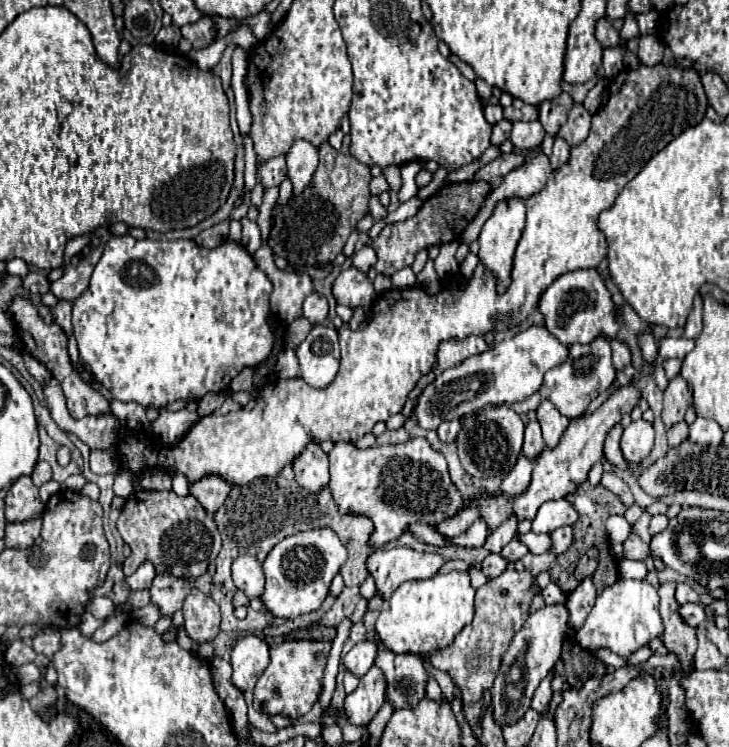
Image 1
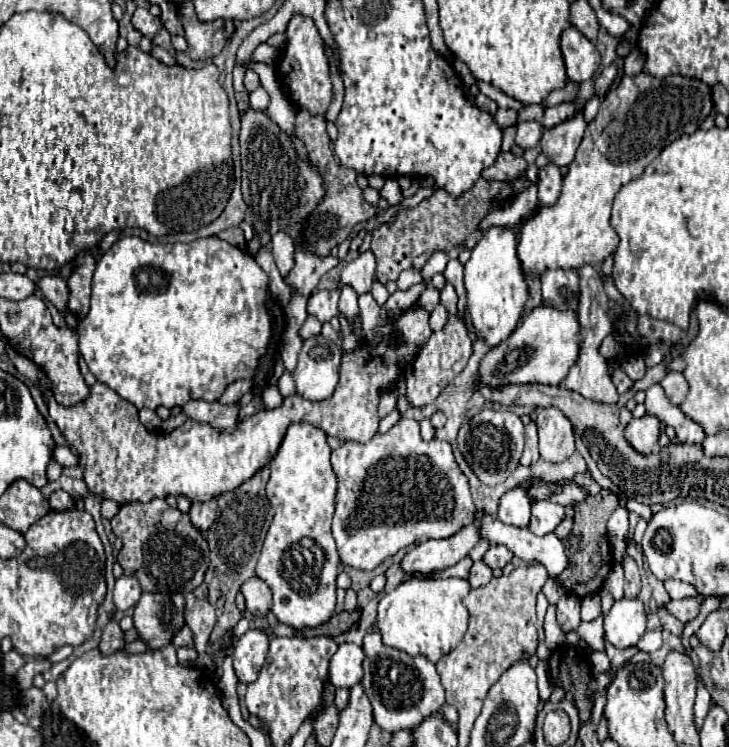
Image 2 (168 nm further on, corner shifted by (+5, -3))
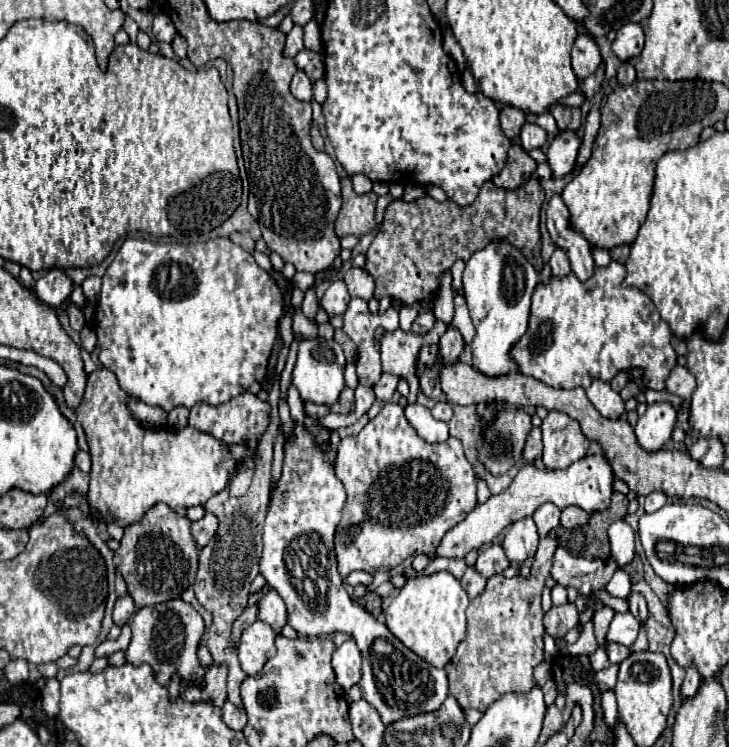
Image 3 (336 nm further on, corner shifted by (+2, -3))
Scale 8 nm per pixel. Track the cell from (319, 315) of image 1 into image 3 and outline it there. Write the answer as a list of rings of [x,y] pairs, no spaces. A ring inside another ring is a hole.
[[[339,278],[339,280],[333,280],[331,286],[327,288],[327,292],[325,292],[323,300],[321,300],[321,306],[325,308],[325,312],[329,316],[335,316],[335,314],[343,314],[347,310],[349,300],[351,300],[351,296],[347,292],[347,286]]]

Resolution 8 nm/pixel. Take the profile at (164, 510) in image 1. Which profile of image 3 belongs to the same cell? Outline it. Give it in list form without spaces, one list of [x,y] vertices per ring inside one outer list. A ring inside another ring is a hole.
[[[165,504],[153,506],[141,522],[135,522],[125,528],[125,536],[115,550],[113,562],[117,572],[121,572],[121,576],[125,578],[129,594],[137,608],[155,606],[159,602],[179,598],[181,592],[193,584],[199,564],[199,548],[197,544],[193,544],[191,520],[179,516]]]

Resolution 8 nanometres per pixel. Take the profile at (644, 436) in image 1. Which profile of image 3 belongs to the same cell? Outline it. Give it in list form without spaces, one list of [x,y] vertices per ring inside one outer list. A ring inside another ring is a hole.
[[[655,402],[649,404],[647,412],[639,418],[635,426],[637,442],[647,452],[657,452],[663,448],[667,440],[671,440],[675,428],[677,412],[669,402]]]

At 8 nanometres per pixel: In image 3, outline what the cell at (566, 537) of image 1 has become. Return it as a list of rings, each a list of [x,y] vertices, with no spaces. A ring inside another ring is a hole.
[[[567,506],[561,512],[561,526],[563,528],[575,528],[575,526],[583,526],[589,522],[589,514],[585,510],[581,510],[579,506]]]

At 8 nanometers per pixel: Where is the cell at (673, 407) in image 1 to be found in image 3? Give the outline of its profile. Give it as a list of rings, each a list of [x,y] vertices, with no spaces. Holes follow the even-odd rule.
[[[675,366],[669,374],[669,380],[667,380],[667,392],[675,394],[675,396],[681,396],[683,400],[689,400],[691,394],[695,390],[695,378],[693,374],[685,368],[685,366]]]

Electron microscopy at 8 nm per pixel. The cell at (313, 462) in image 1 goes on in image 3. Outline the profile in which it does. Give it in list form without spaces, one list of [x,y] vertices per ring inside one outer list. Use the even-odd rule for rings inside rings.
[[[295,424],[295,440],[285,444],[283,476],[277,488],[273,490],[269,512],[265,518],[261,574],[265,576],[267,584],[273,590],[277,590],[277,594],[285,600],[287,612],[289,612],[289,624],[299,632],[299,636],[313,638],[321,634],[345,632],[357,642],[357,648],[363,654],[363,670],[361,670],[361,680],[359,680],[361,694],[379,712],[385,724],[397,722],[401,718],[433,712],[447,698],[445,670],[433,668],[429,662],[425,662],[415,652],[411,652],[407,646],[403,646],[403,642],[397,640],[383,622],[379,622],[367,608],[357,604],[343,588],[343,578],[337,572],[337,560],[333,552],[333,534],[335,534],[335,528],[341,520],[341,512],[345,506],[345,488],[333,472],[333,456],[335,456],[333,450],[323,452],[321,448],[317,448],[309,432],[301,424]]]

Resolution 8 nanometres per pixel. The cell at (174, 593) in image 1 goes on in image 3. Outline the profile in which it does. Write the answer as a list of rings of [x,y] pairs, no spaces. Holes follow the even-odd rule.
[[[177,598],[157,604],[153,608],[141,608],[133,616],[131,630],[133,638],[125,650],[125,660],[133,666],[149,664],[155,674],[155,680],[161,686],[169,686],[173,674],[179,674],[181,680],[195,680],[197,676],[205,676],[205,670],[197,660],[197,648],[201,644],[205,624],[201,614],[191,604]]]

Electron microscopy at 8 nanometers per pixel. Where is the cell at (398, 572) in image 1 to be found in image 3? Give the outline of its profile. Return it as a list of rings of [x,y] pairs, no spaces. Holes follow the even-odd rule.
[[[601,454],[585,456],[577,462],[573,462],[569,468],[553,470],[553,472],[537,470],[533,464],[527,464],[519,470],[513,484],[505,492],[491,496],[485,504],[475,506],[475,510],[469,512],[467,518],[461,524],[457,524],[453,530],[449,530],[445,534],[445,538],[441,540],[441,544],[437,546],[435,556],[465,558],[467,552],[471,552],[473,548],[481,548],[481,546],[489,544],[505,526],[509,526],[509,524],[513,524],[521,518],[531,516],[535,512],[535,508],[545,504],[545,502],[551,502],[557,508],[579,506],[589,514],[605,510],[611,504],[613,482],[615,482],[613,468],[607,462],[607,458],[601,456]]]

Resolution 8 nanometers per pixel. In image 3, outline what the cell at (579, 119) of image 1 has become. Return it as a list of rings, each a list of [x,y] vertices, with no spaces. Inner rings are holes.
[[[563,130],[557,138],[553,138],[553,142],[549,144],[549,150],[547,150],[553,178],[563,178],[565,174],[569,174],[573,170],[579,144],[581,142],[579,142],[575,132]]]

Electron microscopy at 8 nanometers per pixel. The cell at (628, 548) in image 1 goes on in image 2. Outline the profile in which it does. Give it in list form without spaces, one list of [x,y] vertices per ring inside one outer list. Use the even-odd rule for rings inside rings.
[[[624,554],[622,558],[622,568],[624,568],[624,576],[626,576],[626,596],[638,596],[640,594],[640,572],[638,572],[638,564],[630,554]]]

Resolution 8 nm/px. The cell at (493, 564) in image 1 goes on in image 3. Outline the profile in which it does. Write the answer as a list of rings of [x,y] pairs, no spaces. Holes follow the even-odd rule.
[[[469,566],[469,568],[465,570],[463,578],[461,578],[461,586],[467,590],[469,598],[479,596],[479,594],[485,590],[485,582],[487,582],[487,580],[485,580],[473,566]]]

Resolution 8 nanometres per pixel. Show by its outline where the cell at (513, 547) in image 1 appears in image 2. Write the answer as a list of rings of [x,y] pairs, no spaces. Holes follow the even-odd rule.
[[[490,546],[482,560],[494,570],[494,568],[504,568],[512,558],[514,554],[506,546]]]

